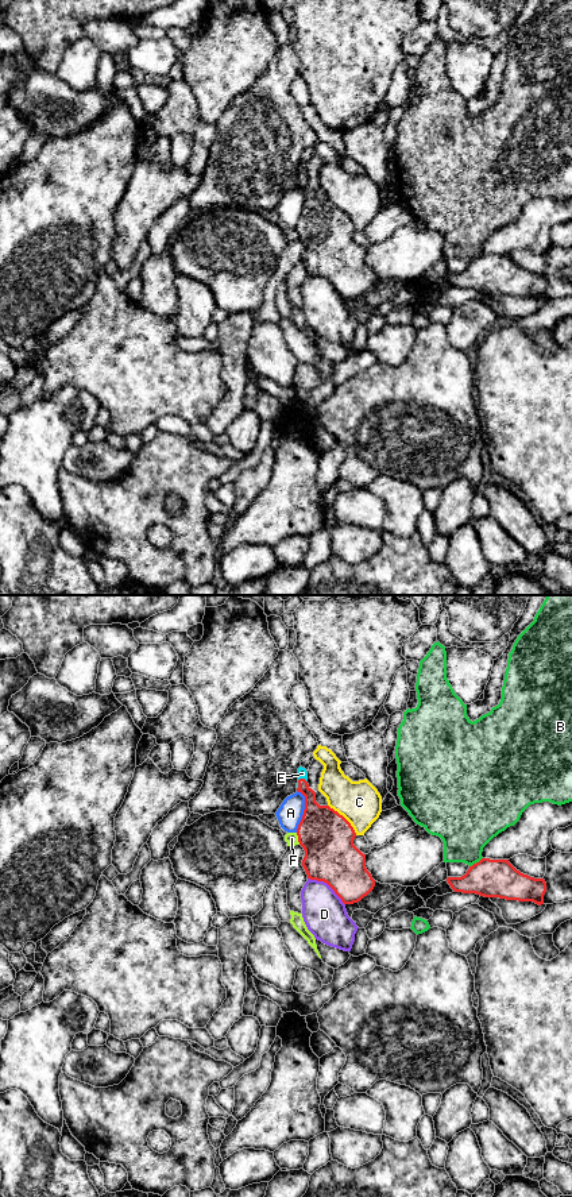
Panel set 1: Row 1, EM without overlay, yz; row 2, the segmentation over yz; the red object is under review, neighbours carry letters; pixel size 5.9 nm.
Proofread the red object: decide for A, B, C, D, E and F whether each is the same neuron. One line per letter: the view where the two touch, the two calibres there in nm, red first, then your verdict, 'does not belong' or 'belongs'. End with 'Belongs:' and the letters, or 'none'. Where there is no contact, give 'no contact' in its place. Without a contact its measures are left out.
A: contact in yz; calibres 320 and 150 nm; does not belong
B: contact in yz; calibres 220 and 360 nm; does not belong
C: contact in yz; calibres 320 and 260 nm; does not belong
D: contact in yz; calibres 300 and 260 nm; does not belong
E: contact in yz; calibres 170 and 60 nm; belongs
F: contact in yz; calibres 320 and 80 nm; does not belong
Belongs: E

